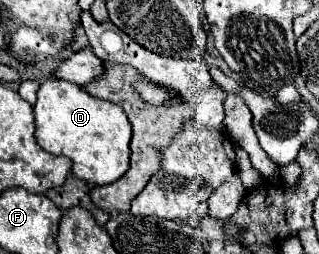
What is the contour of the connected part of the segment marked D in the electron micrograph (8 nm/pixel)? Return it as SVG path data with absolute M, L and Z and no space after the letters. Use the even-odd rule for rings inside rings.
M49 78L39 86L33 110L37 144L45 152L67 156L73 162L73 174L77 178L93 186L105 186L127 172L131 156L131 124L117 104L95 98L69 80Z

